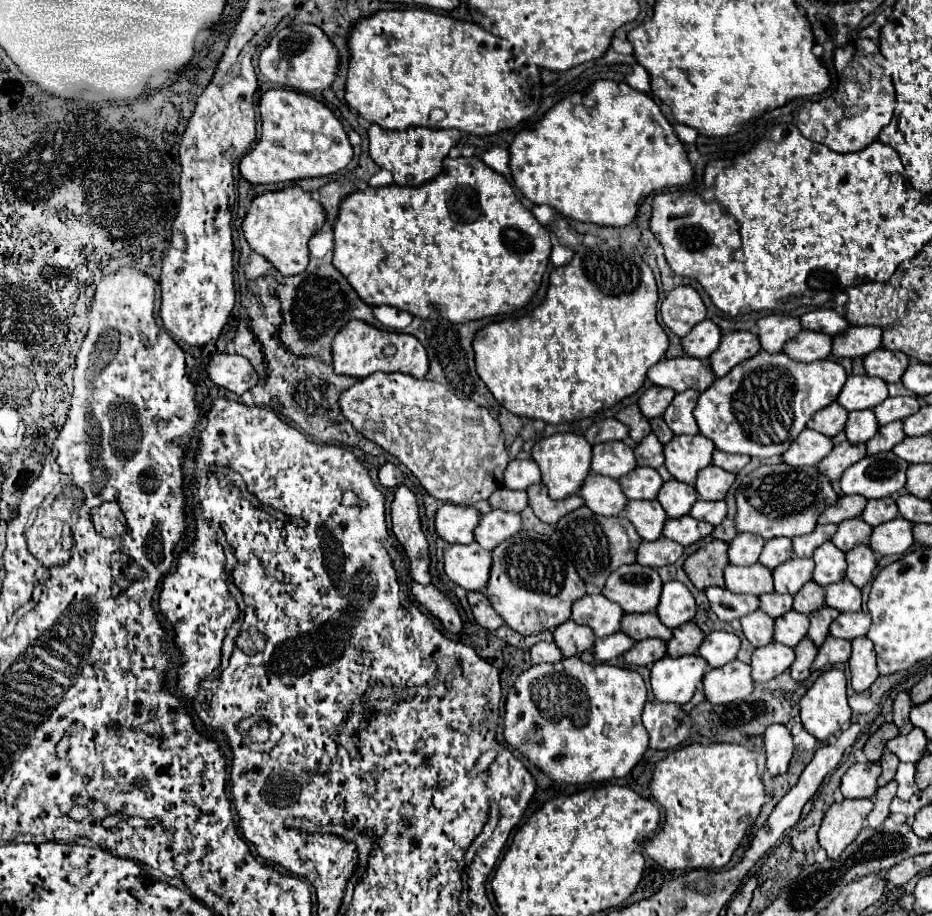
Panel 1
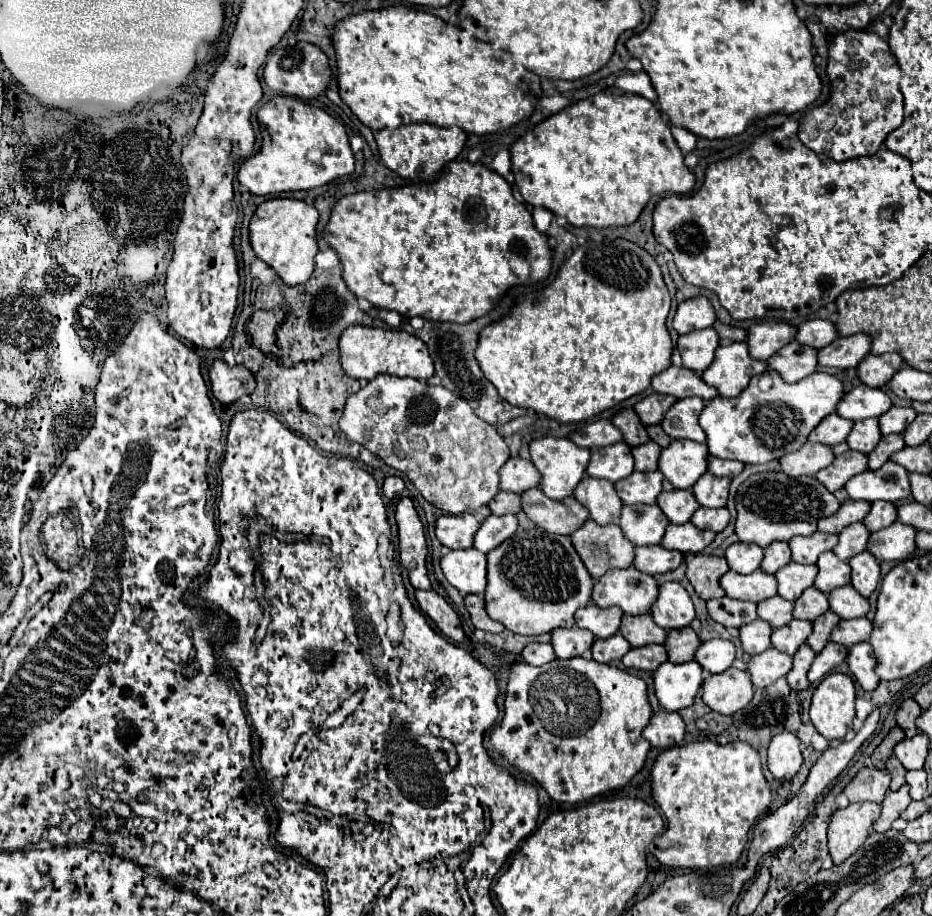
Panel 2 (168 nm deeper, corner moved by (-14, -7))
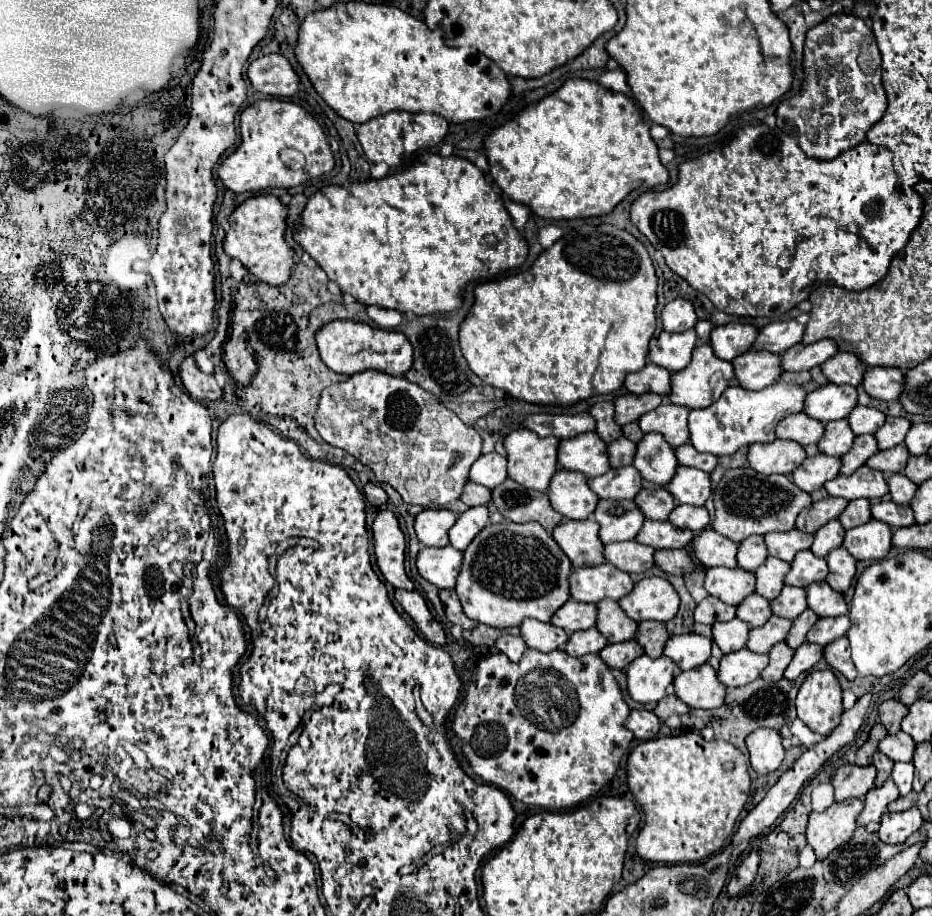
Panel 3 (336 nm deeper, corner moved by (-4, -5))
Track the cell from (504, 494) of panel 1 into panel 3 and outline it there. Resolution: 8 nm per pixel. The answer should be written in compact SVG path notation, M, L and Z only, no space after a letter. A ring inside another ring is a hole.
M468 482L460 500L466 502L468 506L480 506L480 504L486 506L490 502L490 490L484 486L478 486L474 482Z

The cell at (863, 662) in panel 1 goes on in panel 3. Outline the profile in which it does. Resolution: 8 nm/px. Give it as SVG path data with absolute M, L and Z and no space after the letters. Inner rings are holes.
M840 638L836 642L830 642L824 648L824 658L834 670L844 674L848 680L856 678L856 668L852 664L852 658L850 658L850 652L848 652L848 638Z

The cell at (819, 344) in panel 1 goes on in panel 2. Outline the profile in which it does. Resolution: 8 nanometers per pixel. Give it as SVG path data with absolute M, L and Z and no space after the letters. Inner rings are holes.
M790 342L778 350L778 354L766 360L768 370L776 370L784 382L798 382L816 370L816 350Z

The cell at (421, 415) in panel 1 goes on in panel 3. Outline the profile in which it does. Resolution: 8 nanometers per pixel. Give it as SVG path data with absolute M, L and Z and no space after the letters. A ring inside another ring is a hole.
M366 370L350 376L346 382L328 386L322 392L314 420L324 442L344 448L362 464L370 466L378 482L392 484L402 494L404 502L422 508L446 508L450 502L460 500L464 486L470 482L468 472L472 462L482 454L480 434L464 424L436 396L424 392L418 384L404 380L404 376L390 376L378 370Z

